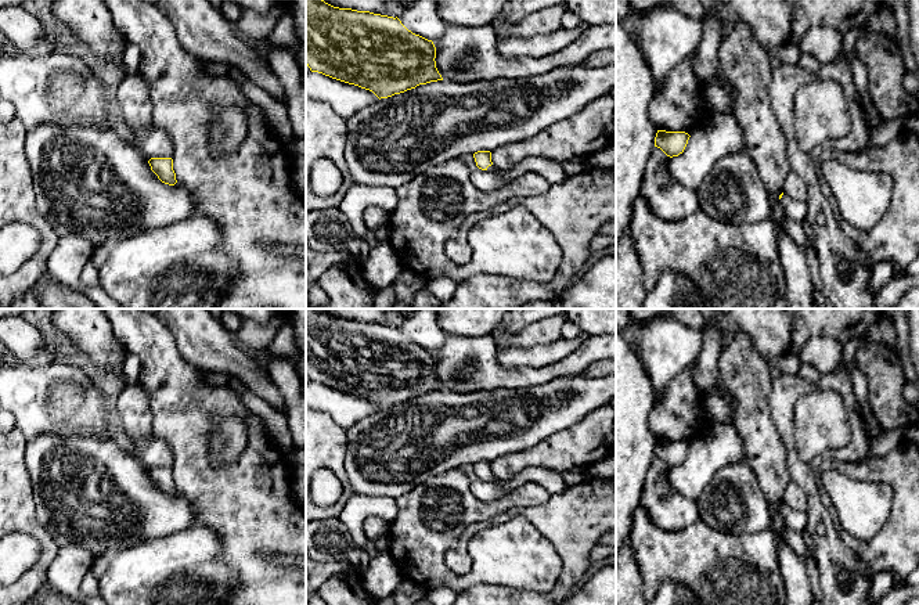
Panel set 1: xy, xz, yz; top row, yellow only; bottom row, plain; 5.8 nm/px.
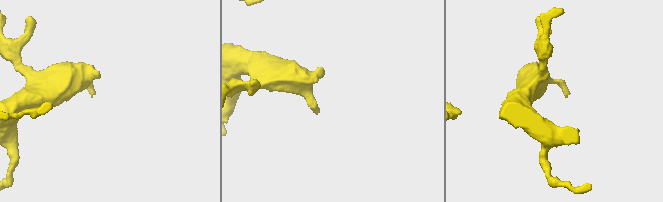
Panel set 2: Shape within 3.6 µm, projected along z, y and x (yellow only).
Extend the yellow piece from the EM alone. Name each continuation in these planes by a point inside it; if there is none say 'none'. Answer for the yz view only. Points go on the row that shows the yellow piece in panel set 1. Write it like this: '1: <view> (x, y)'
1: yz (793, 209)

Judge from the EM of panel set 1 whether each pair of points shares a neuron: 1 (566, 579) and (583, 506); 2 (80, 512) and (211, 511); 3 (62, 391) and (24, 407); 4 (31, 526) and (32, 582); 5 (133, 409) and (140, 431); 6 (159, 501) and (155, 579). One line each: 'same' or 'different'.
1: same
2: different
3: same
4: same
5: same
6: different

